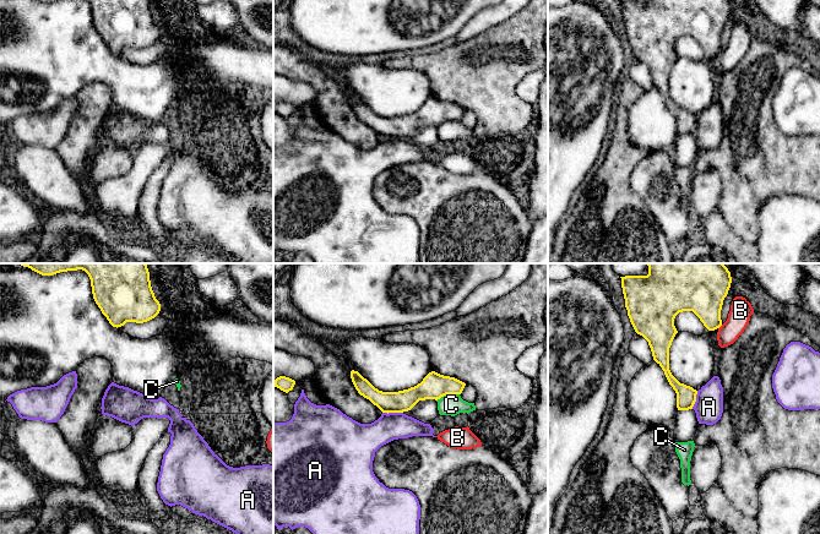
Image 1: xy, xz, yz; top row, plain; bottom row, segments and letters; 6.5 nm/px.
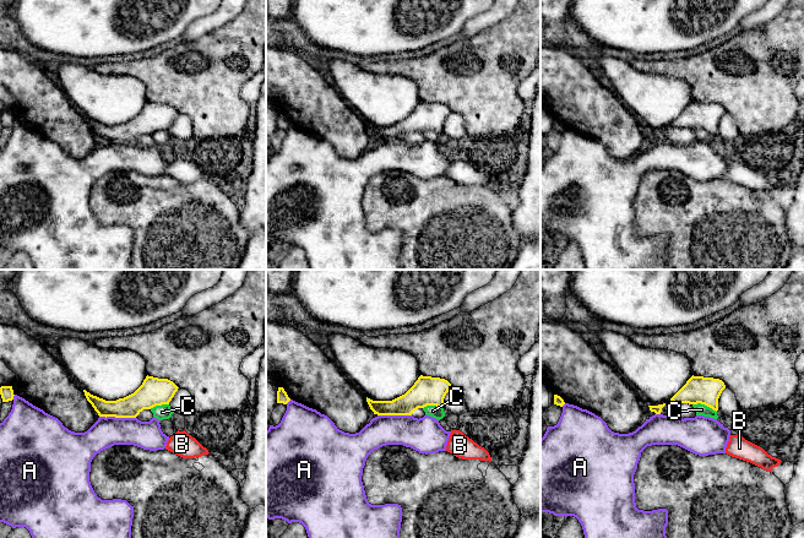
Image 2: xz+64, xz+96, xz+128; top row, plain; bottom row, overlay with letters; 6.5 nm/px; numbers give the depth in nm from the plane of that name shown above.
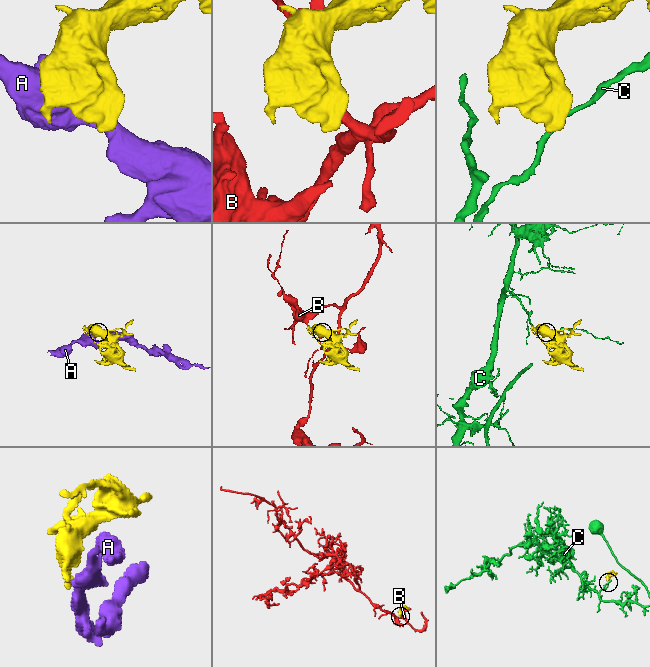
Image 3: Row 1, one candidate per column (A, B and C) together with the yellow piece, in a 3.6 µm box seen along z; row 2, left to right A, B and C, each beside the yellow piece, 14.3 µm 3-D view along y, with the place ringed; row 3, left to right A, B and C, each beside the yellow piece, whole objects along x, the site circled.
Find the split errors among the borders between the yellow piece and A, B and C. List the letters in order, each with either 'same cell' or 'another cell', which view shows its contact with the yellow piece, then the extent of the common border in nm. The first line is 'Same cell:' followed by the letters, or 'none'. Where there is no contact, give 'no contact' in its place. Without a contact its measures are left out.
Same cell: none
A: another cell; contact in xz; length 140 nm
B: another cell; contact in yz; length 40 nm
C: another cell; contact in xz; length 160 nm

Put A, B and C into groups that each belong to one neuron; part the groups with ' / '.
A / B / C

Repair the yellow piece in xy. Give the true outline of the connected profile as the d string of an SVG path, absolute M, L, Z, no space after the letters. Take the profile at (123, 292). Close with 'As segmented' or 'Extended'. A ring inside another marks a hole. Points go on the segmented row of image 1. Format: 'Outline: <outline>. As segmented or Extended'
Outline: M18 263L42 276L85 271L102 314L113 327L126 322L143 323L161 311L151 287L146 263Z. As segmented

